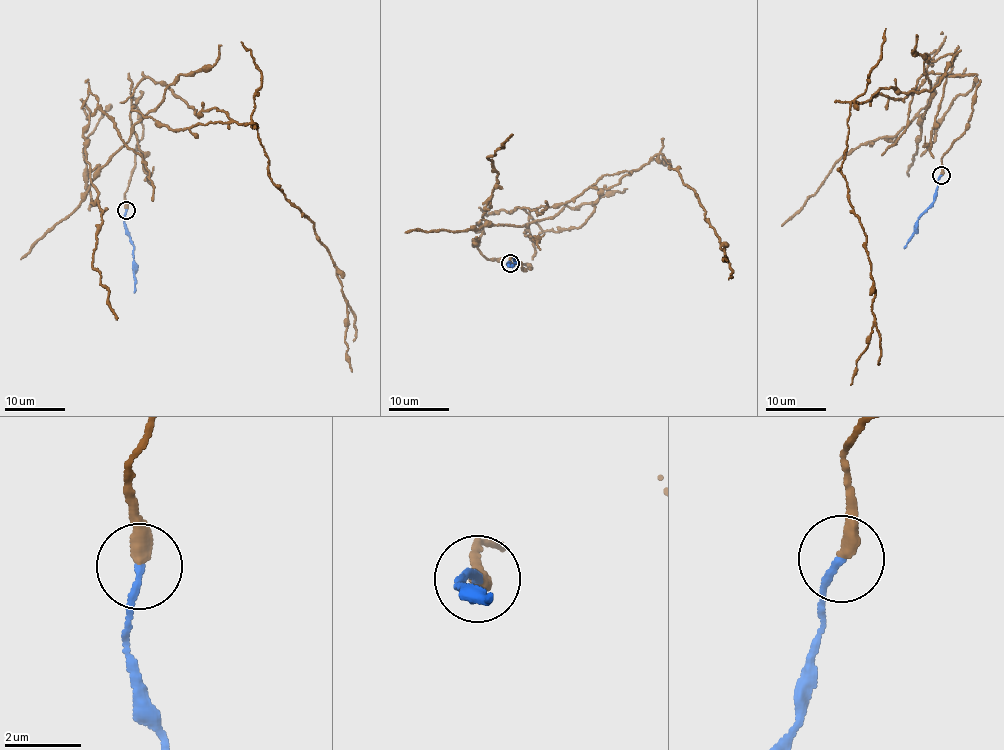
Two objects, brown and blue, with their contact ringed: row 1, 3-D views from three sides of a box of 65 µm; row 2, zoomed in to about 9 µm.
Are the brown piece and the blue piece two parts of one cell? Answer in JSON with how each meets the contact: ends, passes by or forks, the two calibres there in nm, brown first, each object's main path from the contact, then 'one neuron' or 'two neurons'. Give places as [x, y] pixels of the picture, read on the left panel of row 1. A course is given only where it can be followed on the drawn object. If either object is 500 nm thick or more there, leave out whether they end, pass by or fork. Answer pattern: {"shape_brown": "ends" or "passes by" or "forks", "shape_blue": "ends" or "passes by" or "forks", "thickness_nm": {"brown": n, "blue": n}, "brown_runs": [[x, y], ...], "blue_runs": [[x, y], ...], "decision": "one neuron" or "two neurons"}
{"shape_brown": "ends", "shape_blue": "ends", "thickness_nm": {"brown": 400, "blue": 190}, "brown_runs": [[126, 209], [139, 91], [131, 109], [177, 130], [255, 124], [269, 177], [336, 269], [352, 372]], "blue_runs": [[126, 210], [127, 234], [134, 248], [134, 292]], "decision": "two neurons"}

